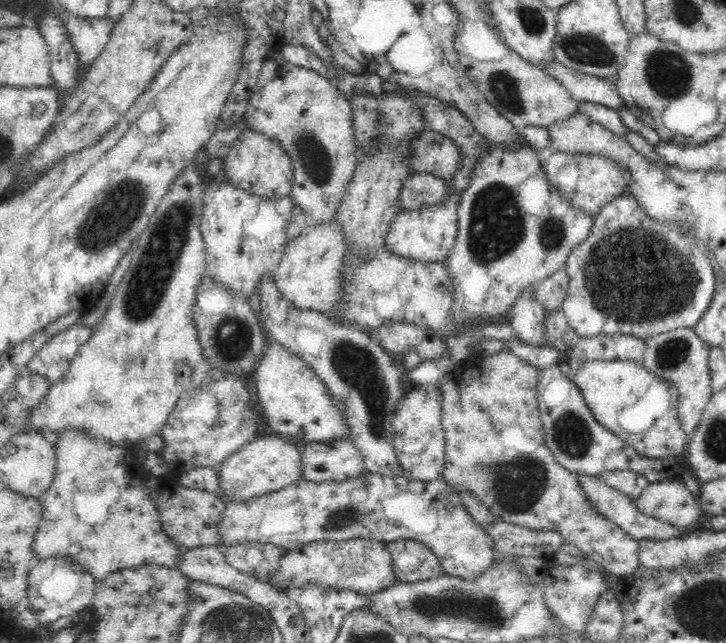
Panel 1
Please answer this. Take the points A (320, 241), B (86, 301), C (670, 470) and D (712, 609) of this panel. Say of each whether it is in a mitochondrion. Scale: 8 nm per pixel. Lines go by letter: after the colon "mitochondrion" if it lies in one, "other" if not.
A: other
B: other
C: other
D: mitochondrion

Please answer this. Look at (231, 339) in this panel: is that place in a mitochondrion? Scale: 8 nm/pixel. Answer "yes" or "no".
yes

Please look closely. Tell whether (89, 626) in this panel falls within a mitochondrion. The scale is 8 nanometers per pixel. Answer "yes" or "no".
no

